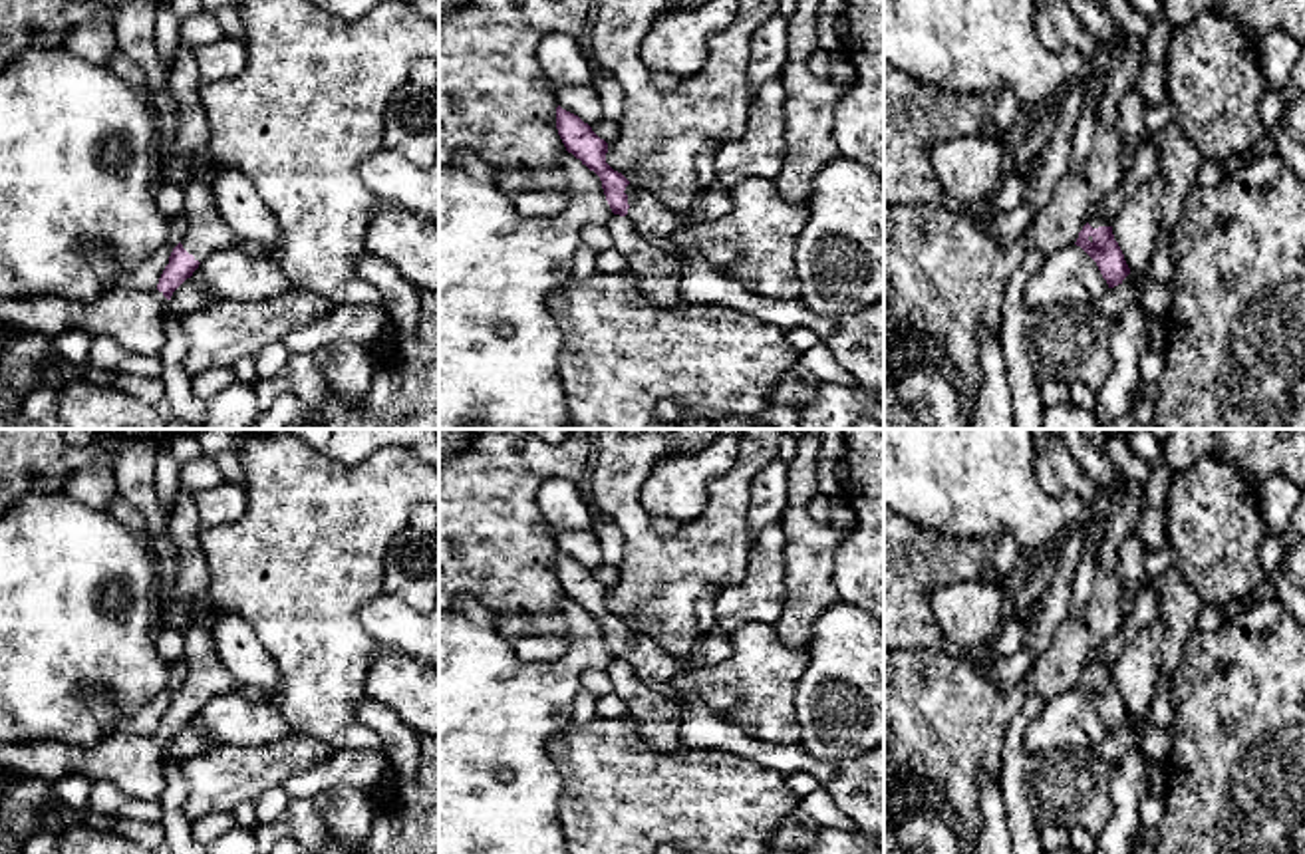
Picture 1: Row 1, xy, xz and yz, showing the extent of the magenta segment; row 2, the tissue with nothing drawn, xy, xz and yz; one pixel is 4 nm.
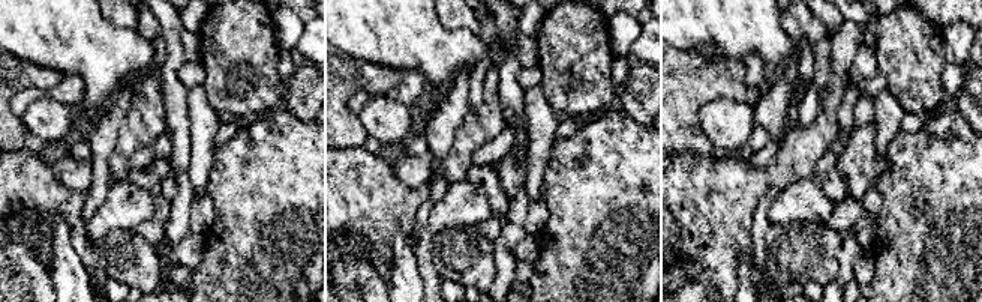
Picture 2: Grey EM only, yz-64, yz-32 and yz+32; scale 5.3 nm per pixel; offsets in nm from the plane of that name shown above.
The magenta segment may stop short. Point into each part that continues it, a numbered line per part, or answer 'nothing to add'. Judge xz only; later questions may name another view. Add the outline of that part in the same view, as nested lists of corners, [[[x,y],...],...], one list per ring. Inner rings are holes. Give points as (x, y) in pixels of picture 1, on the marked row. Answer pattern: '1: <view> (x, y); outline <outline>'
1: xz (857, 342); outline [[[628,185],[624,193],[630,205],[626,218],[648,242],[679,260],[677,288],[685,304],[735,306],[781,330],[806,328],[870,395],[884,399],[884,298],[842,318],[818,316],[800,298],[761,298],[721,274],[705,256],[687,256],[673,244],[683,214],[665,209],[655,195],[636,185]]]

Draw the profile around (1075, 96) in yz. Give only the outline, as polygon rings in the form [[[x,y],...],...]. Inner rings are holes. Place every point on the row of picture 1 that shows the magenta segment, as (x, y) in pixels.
[[[1077,81],[1061,99],[1061,111],[1053,127],[1049,143],[1043,147],[1037,165],[1021,175],[1023,201],[1031,207],[1033,214],[1041,213],[1051,201],[1053,187],[1071,169],[1071,141],[1077,125],[1077,115],[1085,105],[1088,85]]]

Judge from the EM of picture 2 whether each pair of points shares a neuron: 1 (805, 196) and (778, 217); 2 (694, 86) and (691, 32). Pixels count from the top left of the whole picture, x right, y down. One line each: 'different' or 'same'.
1: same
2: different

